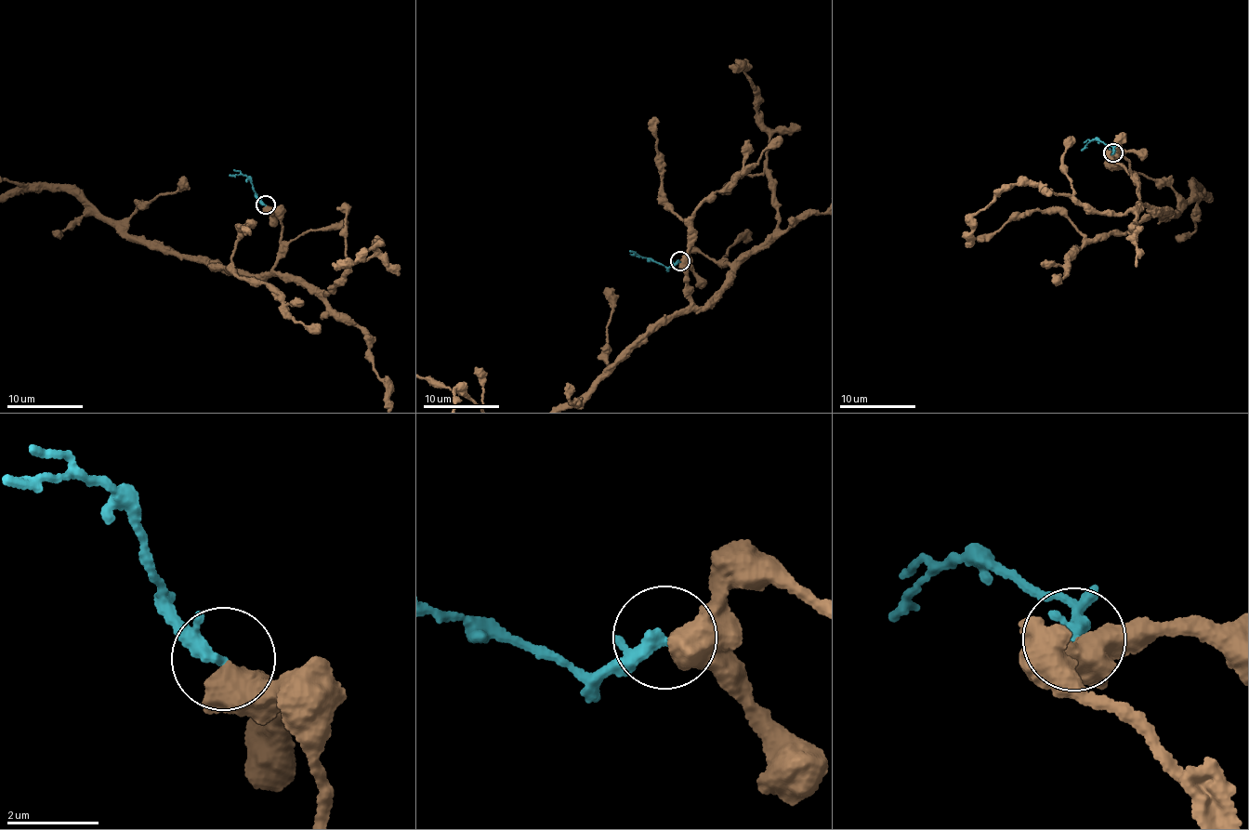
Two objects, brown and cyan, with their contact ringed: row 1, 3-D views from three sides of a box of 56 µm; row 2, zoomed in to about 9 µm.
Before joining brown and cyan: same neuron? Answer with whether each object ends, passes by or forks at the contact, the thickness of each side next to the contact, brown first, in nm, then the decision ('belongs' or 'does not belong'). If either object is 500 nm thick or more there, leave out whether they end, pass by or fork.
700 nm thick on the brown side, 320 nm on the other; does not belong

